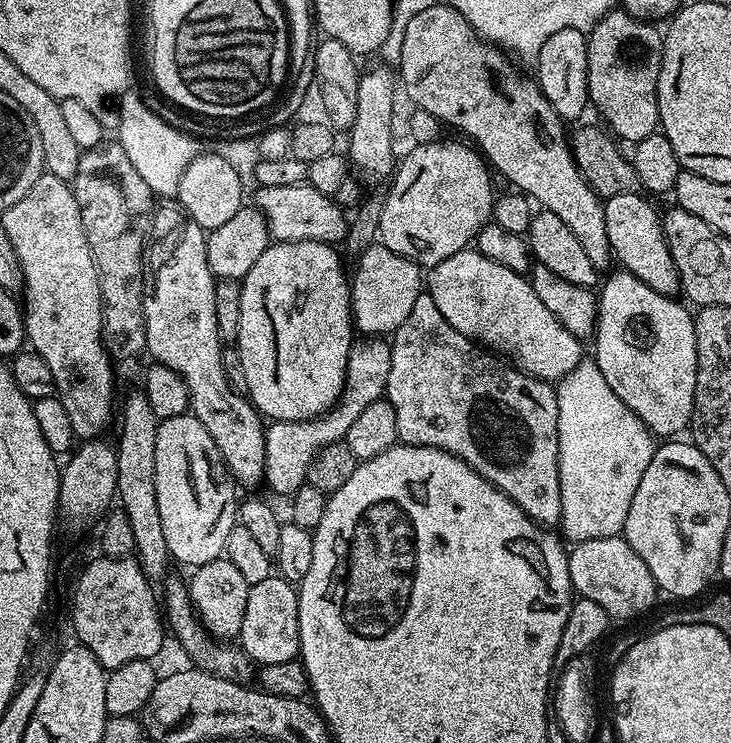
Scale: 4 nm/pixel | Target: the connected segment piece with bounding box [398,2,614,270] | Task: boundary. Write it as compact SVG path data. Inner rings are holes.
M437 2L430 6L428 10L423 10L422 14L415 15L411 19L409 26L406 27L406 38L403 39L401 62L398 67L398 73L400 73L398 80L400 84L401 82L404 83L404 92L413 100L411 103L415 107L421 108L422 110L430 110L430 114L434 114L434 118L439 120L441 125L448 127L449 124L450 127L457 128L460 132L465 132L469 136L467 139L479 149L485 161L497 173L500 171L512 183L509 185L513 189L532 197L533 201L543 211L558 214L558 218L562 218L562 222L566 222L566 226L570 226L570 234L574 234L574 238L578 238L578 242L582 242L582 250L586 250L586 258L590 258L590 262L594 262L594 266L598 270L604 270L604 268L608 267L608 269L611 269L613 267L611 264L614 264L614 257L612 247L610 246L610 238L606 238L606 214L604 213L604 206L601 197L597 196L596 191L586 182L586 178L581 176L580 167L576 164L575 158L572 157L570 140L566 132L564 136L564 128L566 128L565 121L560 119L560 115L554 110L554 106L550 106L550 102L546 102L540 85L536 83L535 79L531 75L523 76L503 55L505 53L499 47L493 46L472 28L470 22L462 14L458 14L458 10L454 10L446 2Z

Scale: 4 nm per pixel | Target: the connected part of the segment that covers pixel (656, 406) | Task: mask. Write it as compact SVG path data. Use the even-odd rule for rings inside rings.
M623 270L613 271L612 274L613 276L605 282L604 289L599 289L598 292L598 313L594 325L594 341L596 340L594 359L596 365L598 370L602 370L602 378L606 378L606 383L610 385L610 390L614 390L614 394L618 394L618 398L622 398L622 402L626 402L626 406L630 406L630 410L634 410L634 414L638 414L638 418L645 424L653 437L675 437L677 434L680 434L683 428L685 431L689 427L692 411L694 410L694 390L696 389L696 379L698 378L698 350L696 349L696 322L693 313L691 311L688 313L679 304L679 299L663 296L654 290L650 290L650 286L646 286L634 274Z

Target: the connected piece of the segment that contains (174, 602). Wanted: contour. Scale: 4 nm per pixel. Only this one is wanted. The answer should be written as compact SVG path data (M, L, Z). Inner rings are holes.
M169 575L163 581L162 588L162 616L166 621L166 628L169 633L176 635L178 643L184 647L184 652L189 656L191 663L204 672L214 674L223 680L233 680L239 684L251 681L254 676L254 664L244 655L243 651L231 648L231 643L221 642L219 639L209 636L200 622L200 617L196 614L196 607L192 604L192 599L188 593L188 585L182 579ZM168 580L168 581L167 581ZM236 651L236 652L235 652ZM253 668L253 672L252 672Z

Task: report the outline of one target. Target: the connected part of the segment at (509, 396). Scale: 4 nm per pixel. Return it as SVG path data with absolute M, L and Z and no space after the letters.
M427 294L420 295L418 302L414 302L410 314L406 314L406 322L402 322L402 326L396 328L390 343L392 357L390 358L390 378L388 379L386 399L390 402L390 406L394 406L394 418L398 418L396 434L399 443L441 448L443 452L457 456L459 460L466 461L475 472L482 474L482 478L490 481L495 488L505 492L531 520L535 520L541 526L559 525L562 514L562 498L560 497L560 455L558 454L558 402L556 401L555 387L549 381L538 380L535 376L520 371L511 363L497 358L491 351L485 350L476 341L469 340L467 336L454 330L454 326L450 326L450 322L446 322L446 318L442 318L442 310L438 310L438 306L434 306L434 298Z

